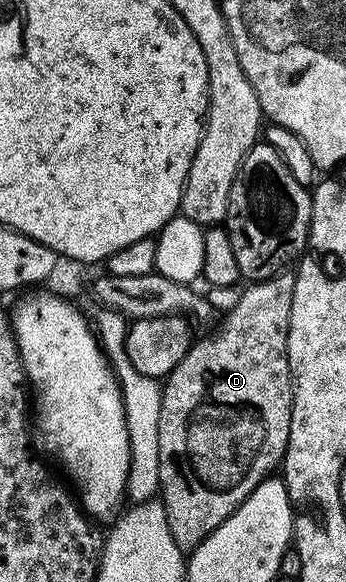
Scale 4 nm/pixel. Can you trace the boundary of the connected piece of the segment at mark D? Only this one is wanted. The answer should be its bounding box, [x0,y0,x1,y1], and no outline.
[158,269,294,553]

